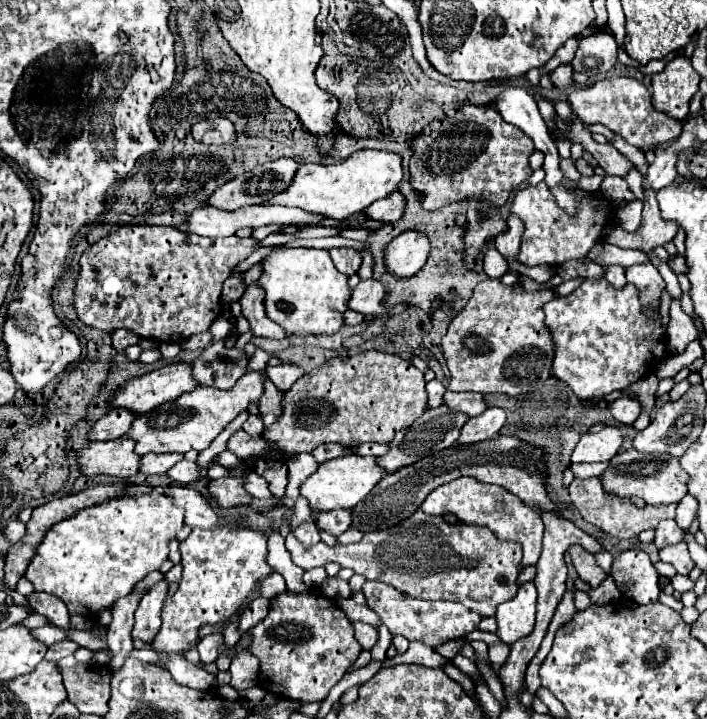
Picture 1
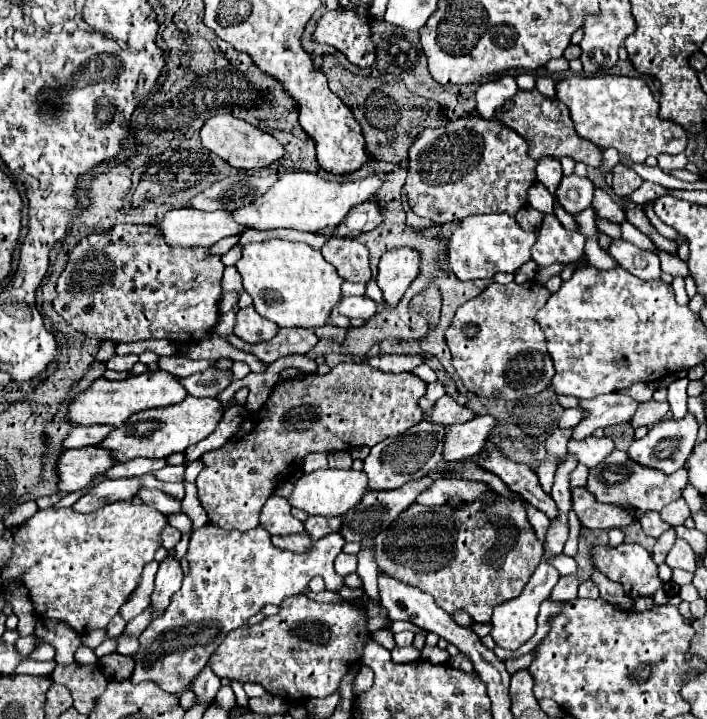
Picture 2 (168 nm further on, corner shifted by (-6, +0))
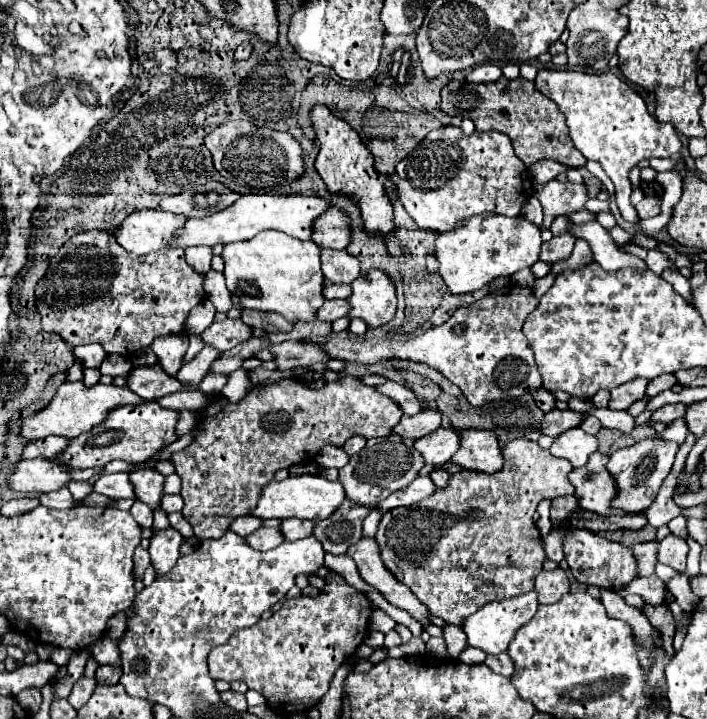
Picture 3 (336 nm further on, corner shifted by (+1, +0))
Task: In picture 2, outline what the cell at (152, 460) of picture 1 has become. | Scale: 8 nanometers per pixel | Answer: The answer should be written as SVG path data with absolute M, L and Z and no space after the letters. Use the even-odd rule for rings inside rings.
M136 458L124 464L114 464L104 476L106 478L136 478L150 474L154 470L160 470L166 466L166 460L148 460L148 458Z

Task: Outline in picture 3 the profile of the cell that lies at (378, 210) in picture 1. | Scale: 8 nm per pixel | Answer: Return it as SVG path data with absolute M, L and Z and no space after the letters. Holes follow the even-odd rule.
M333 206L317 224L313 224L313 242L321 248L343 250L351 242L351 220L349 214Z

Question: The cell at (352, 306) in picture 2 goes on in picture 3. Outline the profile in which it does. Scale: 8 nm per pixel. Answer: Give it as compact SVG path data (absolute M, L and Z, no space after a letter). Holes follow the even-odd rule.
M325 300L325 304L317 310L317 318L325 322L335 322L337 318L349 316L349 310L351 310L349 300Z

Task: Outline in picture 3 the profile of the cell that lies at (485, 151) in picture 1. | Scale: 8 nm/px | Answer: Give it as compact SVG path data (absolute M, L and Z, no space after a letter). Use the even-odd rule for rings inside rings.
M443 126L429 132L421 144L397 164L397 194L423 230L447 232L457 220L493 212L519 216L523 204L533 196L527 166L515 156L509 136L501 132L463 134L459 126Z

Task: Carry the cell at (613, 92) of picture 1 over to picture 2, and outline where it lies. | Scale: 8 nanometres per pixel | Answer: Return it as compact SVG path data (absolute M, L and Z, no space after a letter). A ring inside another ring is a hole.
M568 76L556 82L556 98L570 110L576 134L598 148L616 148L626 166L644 164L648 156L680 154L686 150L686 130L658 118L658 102L642 78L630 76Z

